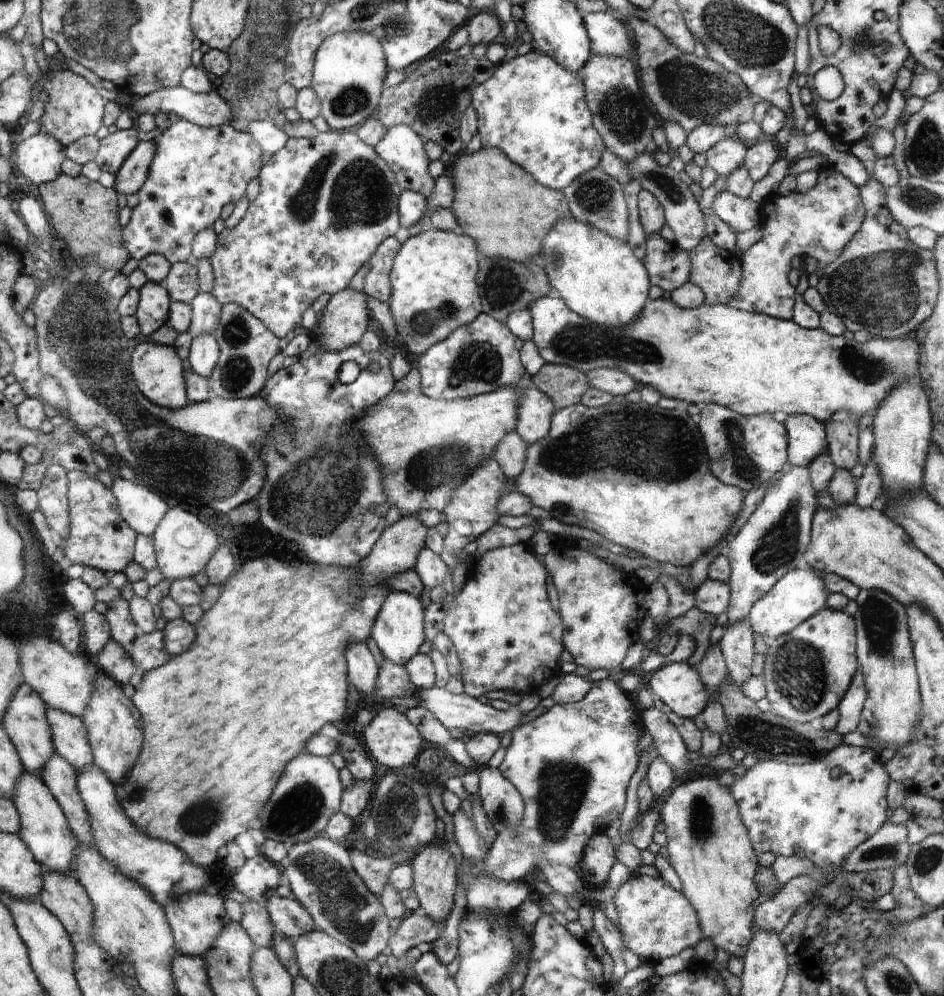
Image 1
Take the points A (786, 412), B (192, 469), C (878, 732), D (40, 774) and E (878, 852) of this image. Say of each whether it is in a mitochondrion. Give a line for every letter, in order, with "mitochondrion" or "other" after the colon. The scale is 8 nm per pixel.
A: other
B: mitochondrion
C: other
D: other
E: mitochondrion

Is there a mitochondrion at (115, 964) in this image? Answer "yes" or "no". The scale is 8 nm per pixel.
no

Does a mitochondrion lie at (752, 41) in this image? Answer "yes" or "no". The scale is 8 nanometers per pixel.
yes

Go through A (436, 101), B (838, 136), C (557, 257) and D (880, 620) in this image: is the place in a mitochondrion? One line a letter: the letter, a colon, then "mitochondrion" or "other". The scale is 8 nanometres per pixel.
A: mitochondrion
B: other
C: mitochondrion
D: mitochondrion

